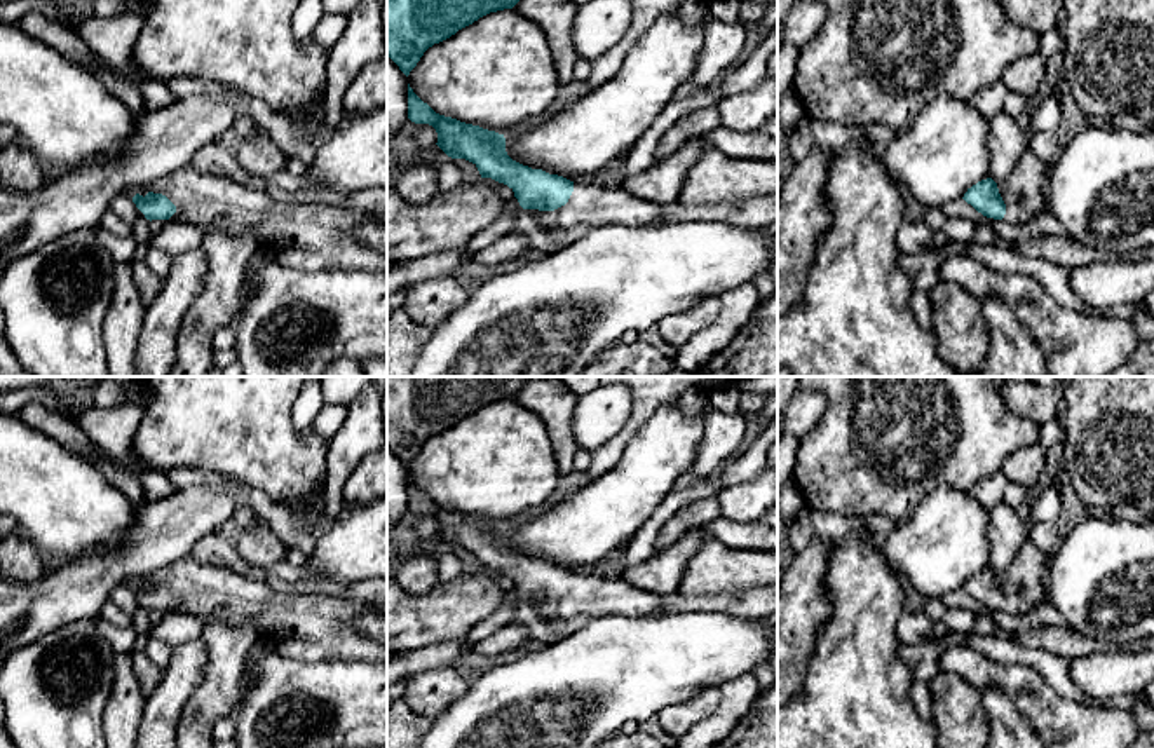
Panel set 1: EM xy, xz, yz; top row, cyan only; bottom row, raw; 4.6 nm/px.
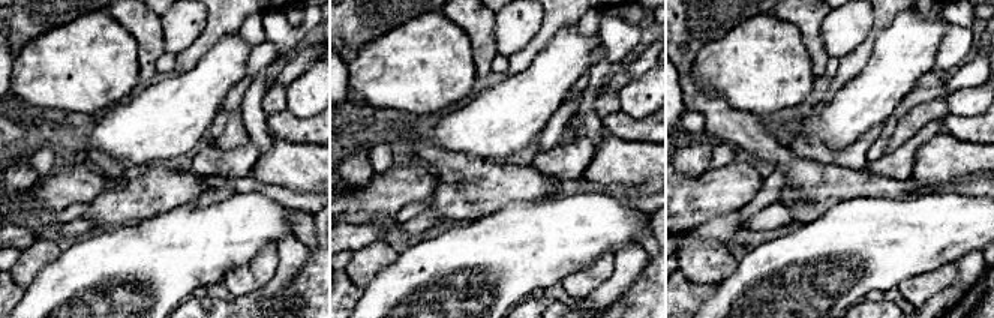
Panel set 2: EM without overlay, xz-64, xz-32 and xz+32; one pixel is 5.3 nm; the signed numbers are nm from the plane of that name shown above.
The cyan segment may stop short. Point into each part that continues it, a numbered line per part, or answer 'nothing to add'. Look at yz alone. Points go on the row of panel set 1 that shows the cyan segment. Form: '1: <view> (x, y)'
1: yz (1024, 192)

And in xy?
1: xy (309, 238)

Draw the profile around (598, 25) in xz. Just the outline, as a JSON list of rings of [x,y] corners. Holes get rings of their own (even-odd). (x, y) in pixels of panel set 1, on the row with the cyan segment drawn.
[[[591,0],[579,7],[574,21],[574,45],[579,59],[596,59],[629,30],[631,0]]]

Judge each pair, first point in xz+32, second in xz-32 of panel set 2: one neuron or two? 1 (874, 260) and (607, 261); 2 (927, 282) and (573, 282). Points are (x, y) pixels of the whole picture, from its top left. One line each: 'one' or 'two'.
1: two
2: one

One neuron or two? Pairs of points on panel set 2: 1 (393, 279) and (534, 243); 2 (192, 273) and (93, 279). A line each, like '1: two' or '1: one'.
1: one
2: one

